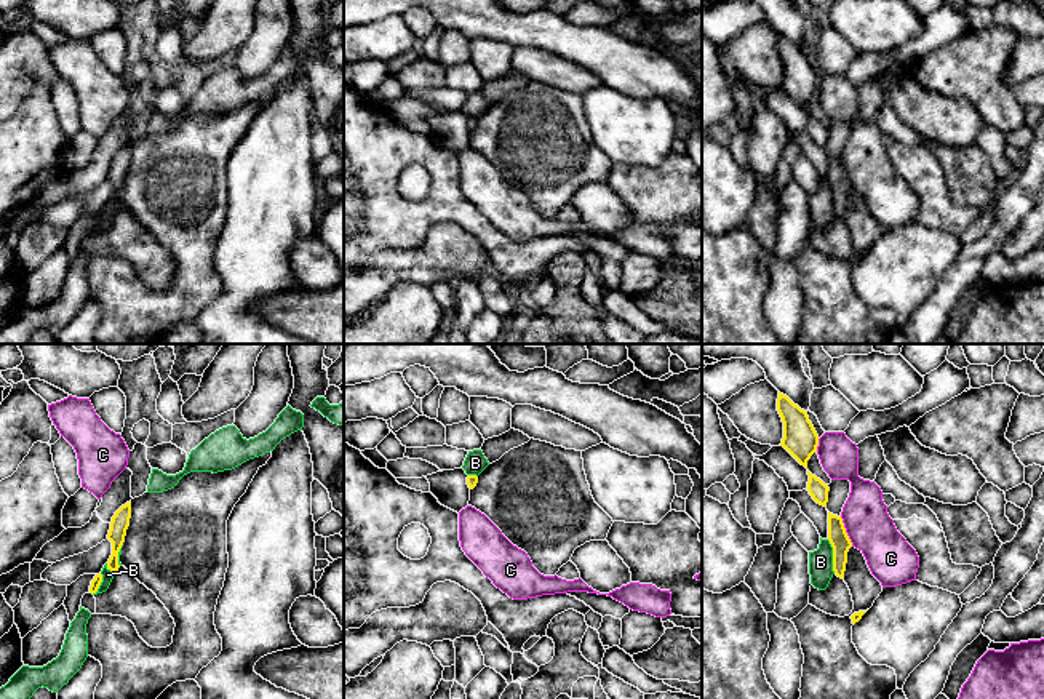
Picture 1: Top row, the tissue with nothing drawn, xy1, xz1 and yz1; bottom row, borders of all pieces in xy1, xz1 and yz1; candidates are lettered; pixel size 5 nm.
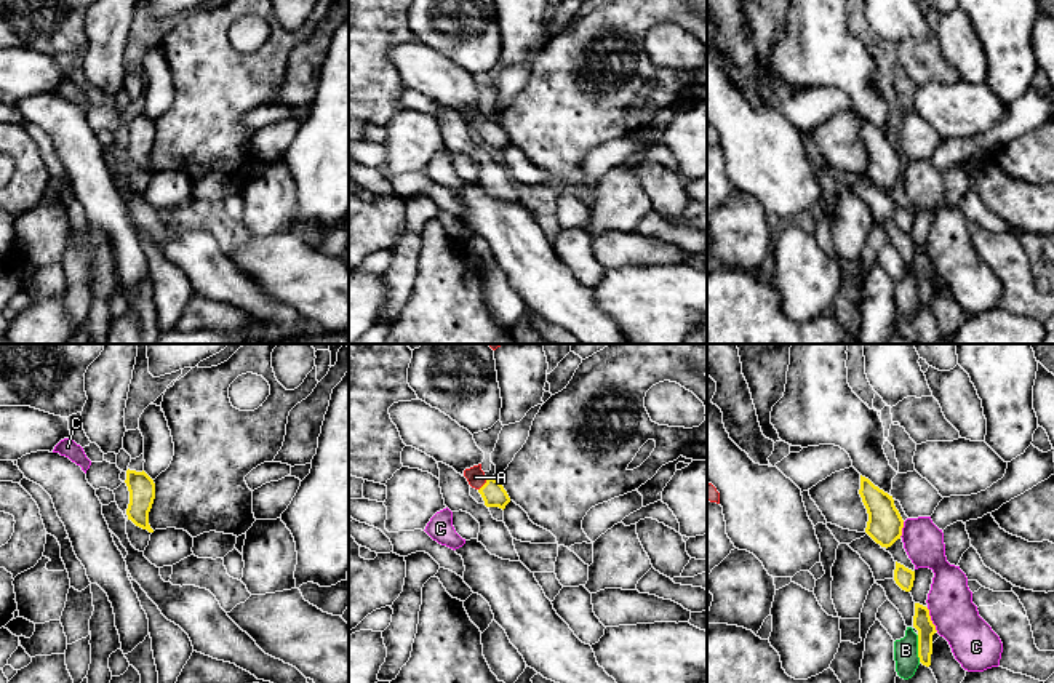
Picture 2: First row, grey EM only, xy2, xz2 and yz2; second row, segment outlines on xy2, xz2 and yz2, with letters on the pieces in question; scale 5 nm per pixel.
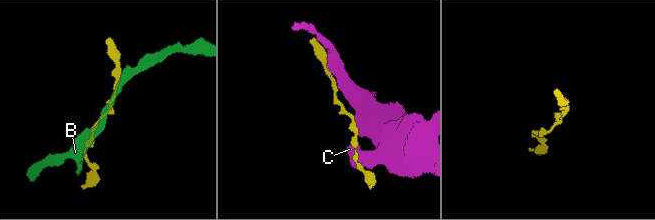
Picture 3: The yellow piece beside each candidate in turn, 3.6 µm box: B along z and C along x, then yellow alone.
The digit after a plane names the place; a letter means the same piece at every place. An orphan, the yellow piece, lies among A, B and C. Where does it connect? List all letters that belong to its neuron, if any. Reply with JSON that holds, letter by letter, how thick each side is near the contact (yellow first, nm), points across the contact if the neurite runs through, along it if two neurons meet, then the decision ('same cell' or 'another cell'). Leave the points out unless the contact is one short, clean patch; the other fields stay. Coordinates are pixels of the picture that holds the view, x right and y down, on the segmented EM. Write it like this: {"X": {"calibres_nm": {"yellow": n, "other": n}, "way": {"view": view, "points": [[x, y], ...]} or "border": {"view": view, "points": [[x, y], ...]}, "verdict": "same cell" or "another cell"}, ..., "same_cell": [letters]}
{"A": {"calibres_nm": {"yellow": 120, "other": 90}, "way": {"view": "xz2", "points": [[493, 493], [483, 485], [475, 477]]}, "verdict": "same cell"}, "B": {"calibres_nm": {"yellow": 100, "other": 130}, "verdict": "another cell"}, "C": {"calibres_nm": {"yellow": 100, "other": 240}, "verdict": "another cell"}, "same_cell": ["A"]}

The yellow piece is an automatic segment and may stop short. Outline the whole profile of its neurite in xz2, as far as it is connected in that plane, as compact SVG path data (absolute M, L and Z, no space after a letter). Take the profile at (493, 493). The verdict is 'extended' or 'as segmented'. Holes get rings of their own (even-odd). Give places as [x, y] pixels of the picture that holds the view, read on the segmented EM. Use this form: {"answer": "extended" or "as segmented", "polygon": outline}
{"answer": "extended", "polygon": "M481 464L465 469L464 477L481 494L486 507L499 507L504 510L510 502L504 486L497 480L488 478L481 470Z"}

